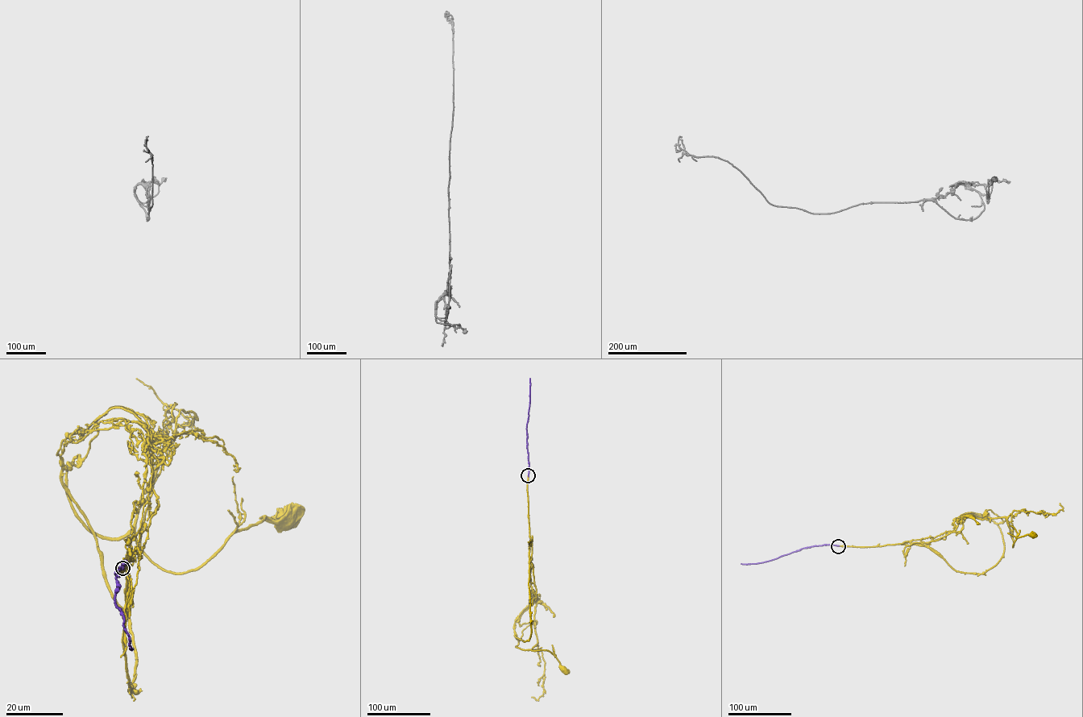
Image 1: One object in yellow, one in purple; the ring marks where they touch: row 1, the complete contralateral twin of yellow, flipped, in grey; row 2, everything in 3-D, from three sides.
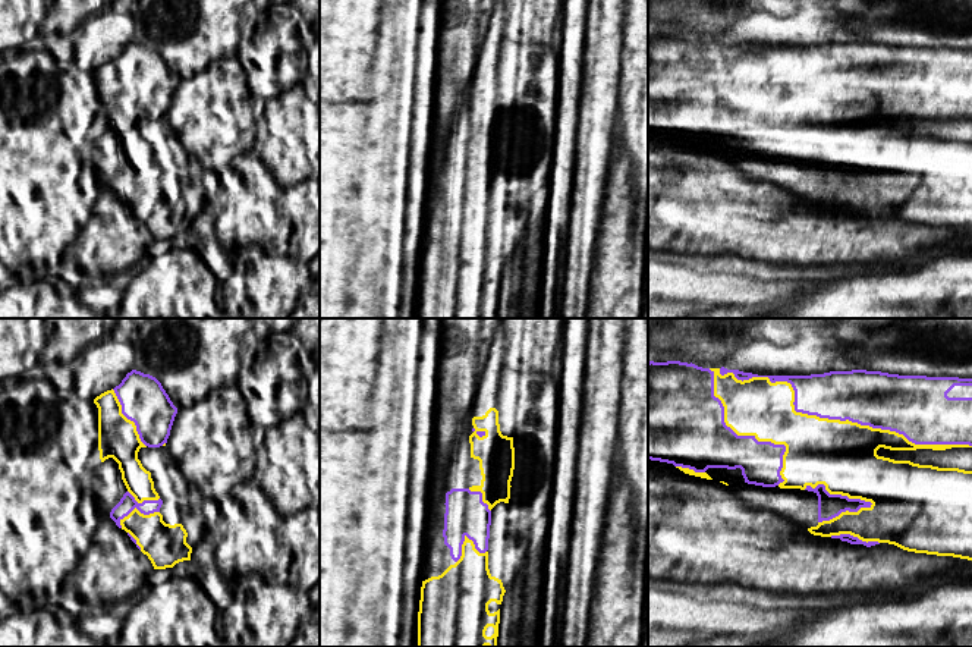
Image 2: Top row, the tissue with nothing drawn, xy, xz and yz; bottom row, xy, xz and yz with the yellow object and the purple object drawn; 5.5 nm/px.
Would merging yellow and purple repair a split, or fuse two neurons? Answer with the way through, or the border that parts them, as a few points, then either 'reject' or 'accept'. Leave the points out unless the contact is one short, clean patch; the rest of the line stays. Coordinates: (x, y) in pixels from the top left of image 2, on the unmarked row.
reject

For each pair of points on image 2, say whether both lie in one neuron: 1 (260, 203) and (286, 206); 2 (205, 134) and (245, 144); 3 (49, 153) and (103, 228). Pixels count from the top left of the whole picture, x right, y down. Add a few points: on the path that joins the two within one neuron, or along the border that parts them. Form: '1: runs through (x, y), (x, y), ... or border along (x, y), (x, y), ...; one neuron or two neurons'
1: border along (283, 188), (277, 201), (279, 219); two neurons
2: runs through (216, 138), (235, 143); one neuron
3: border along (106, 188), (101, 191), (93, 214), (72, 241); two neurons

